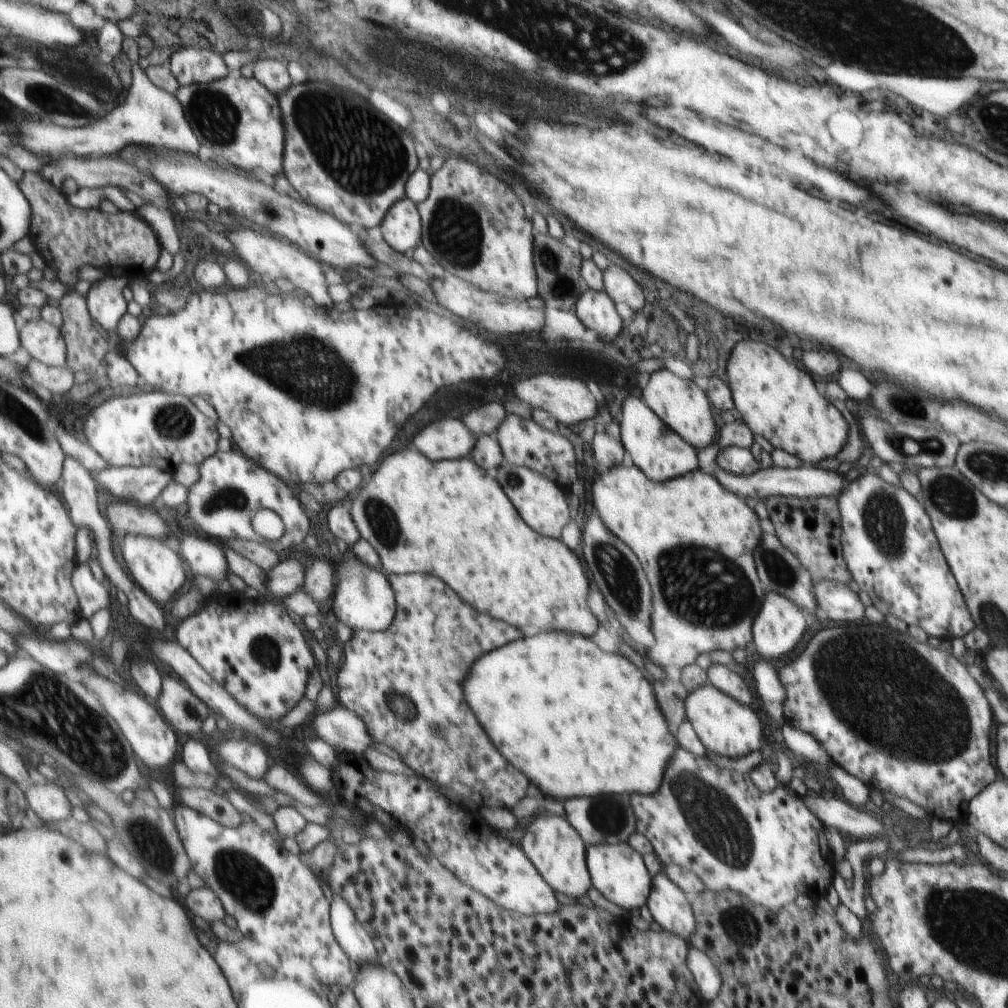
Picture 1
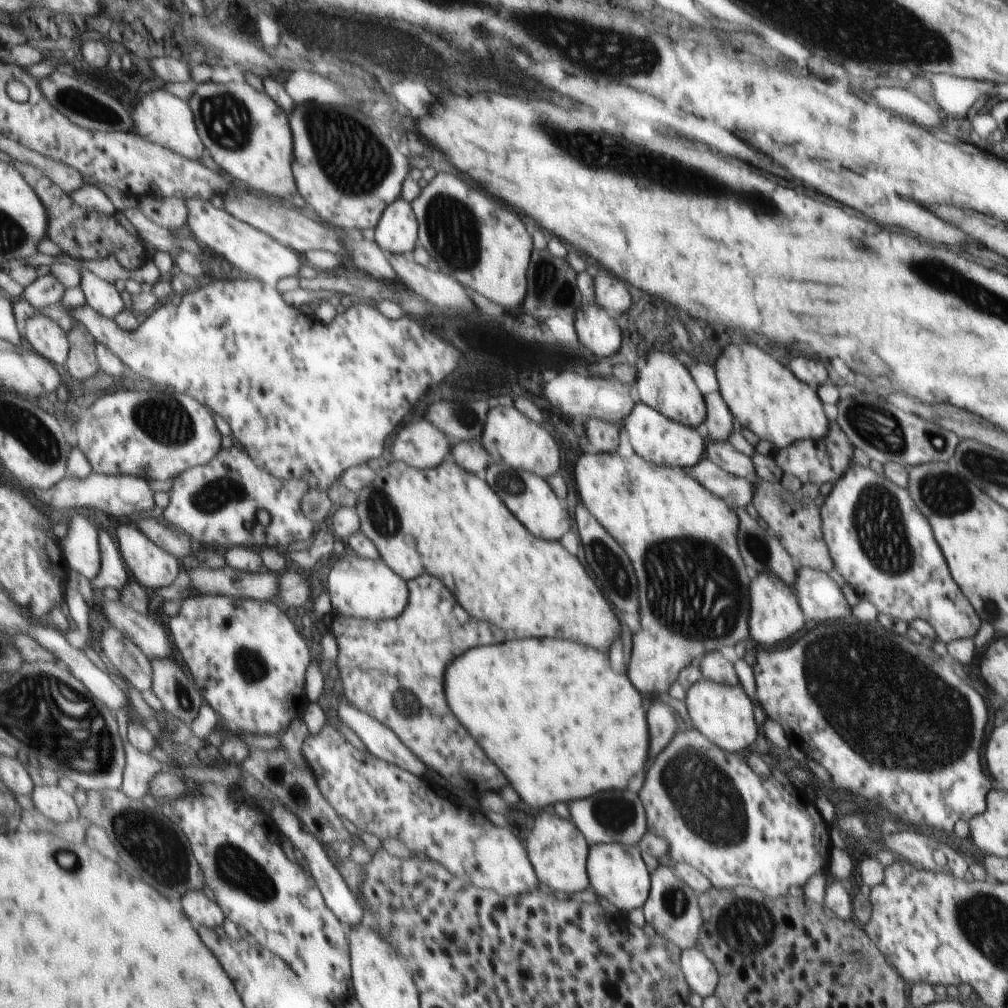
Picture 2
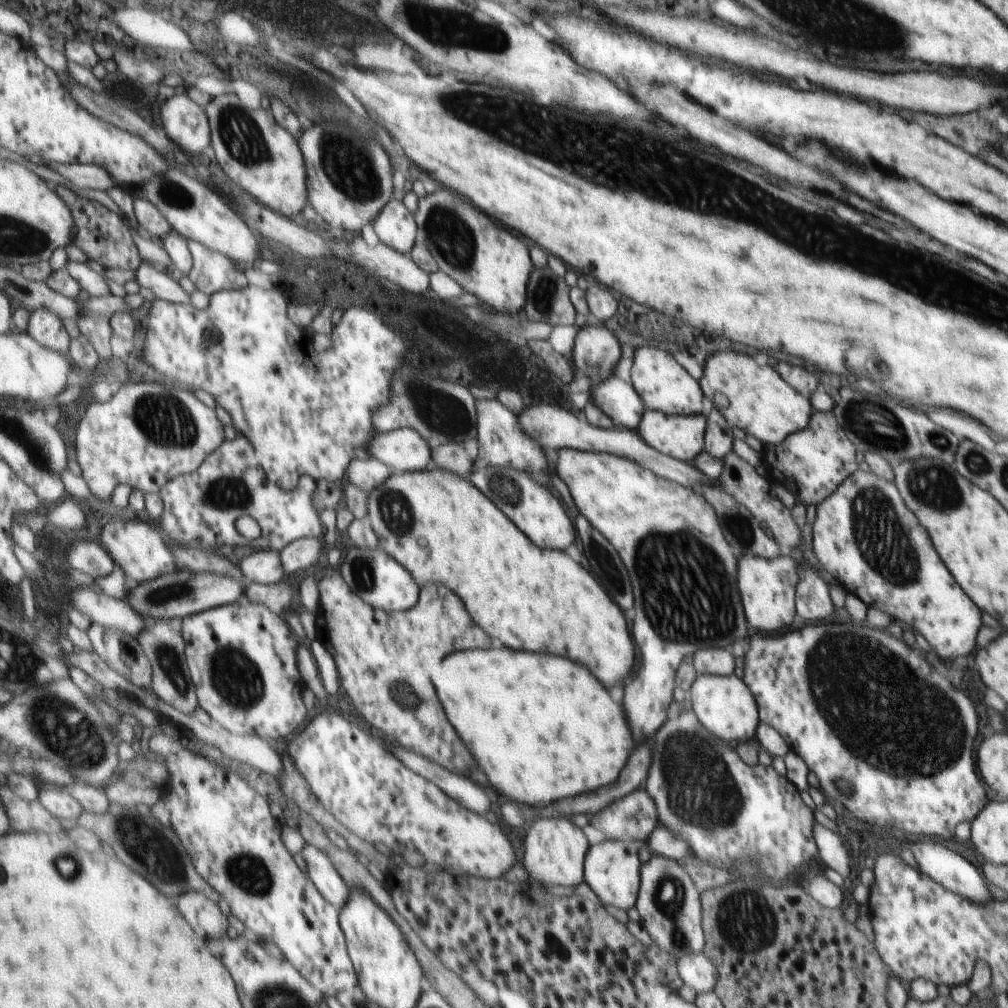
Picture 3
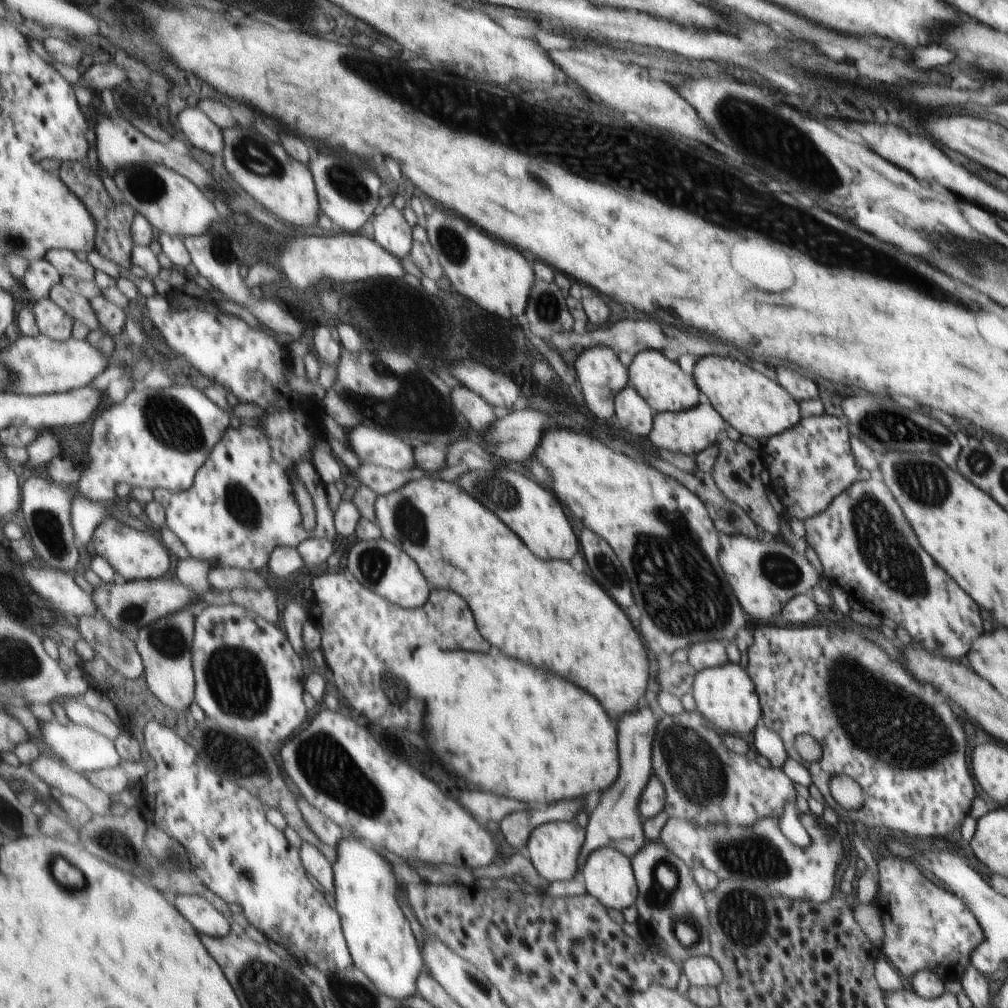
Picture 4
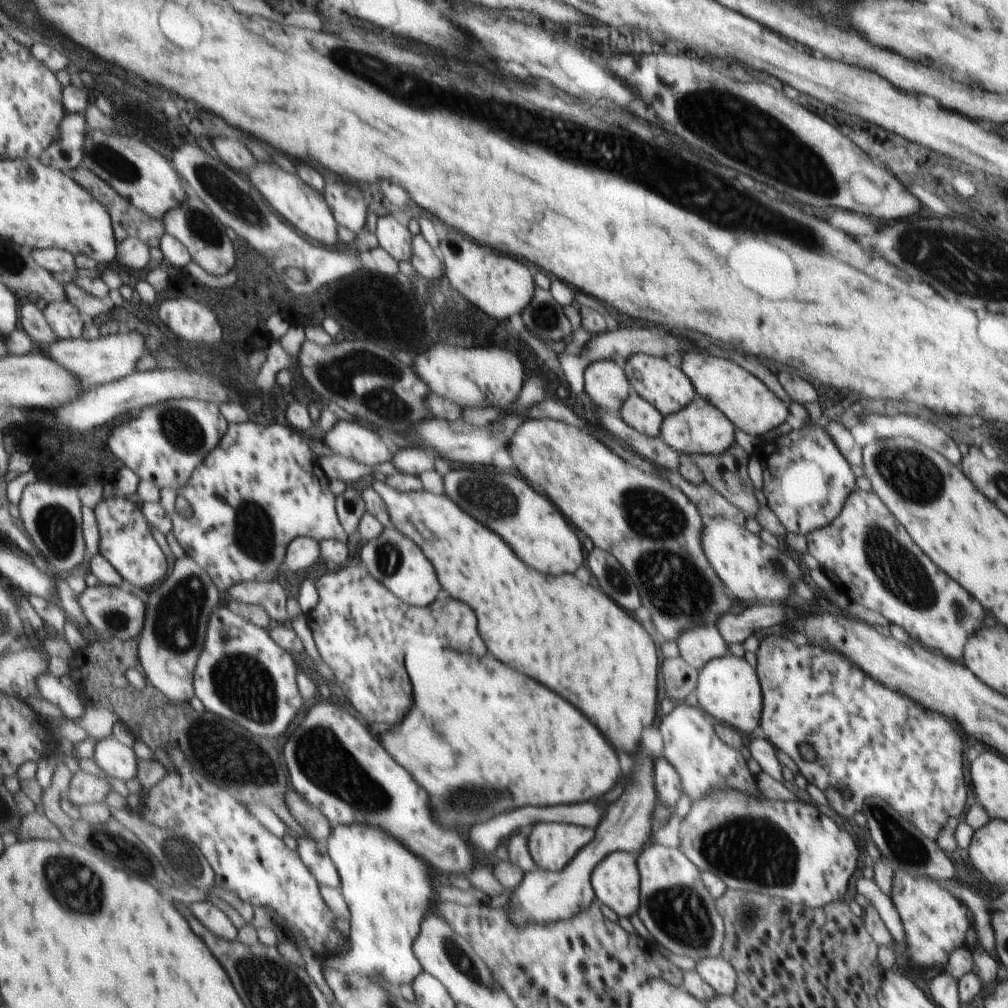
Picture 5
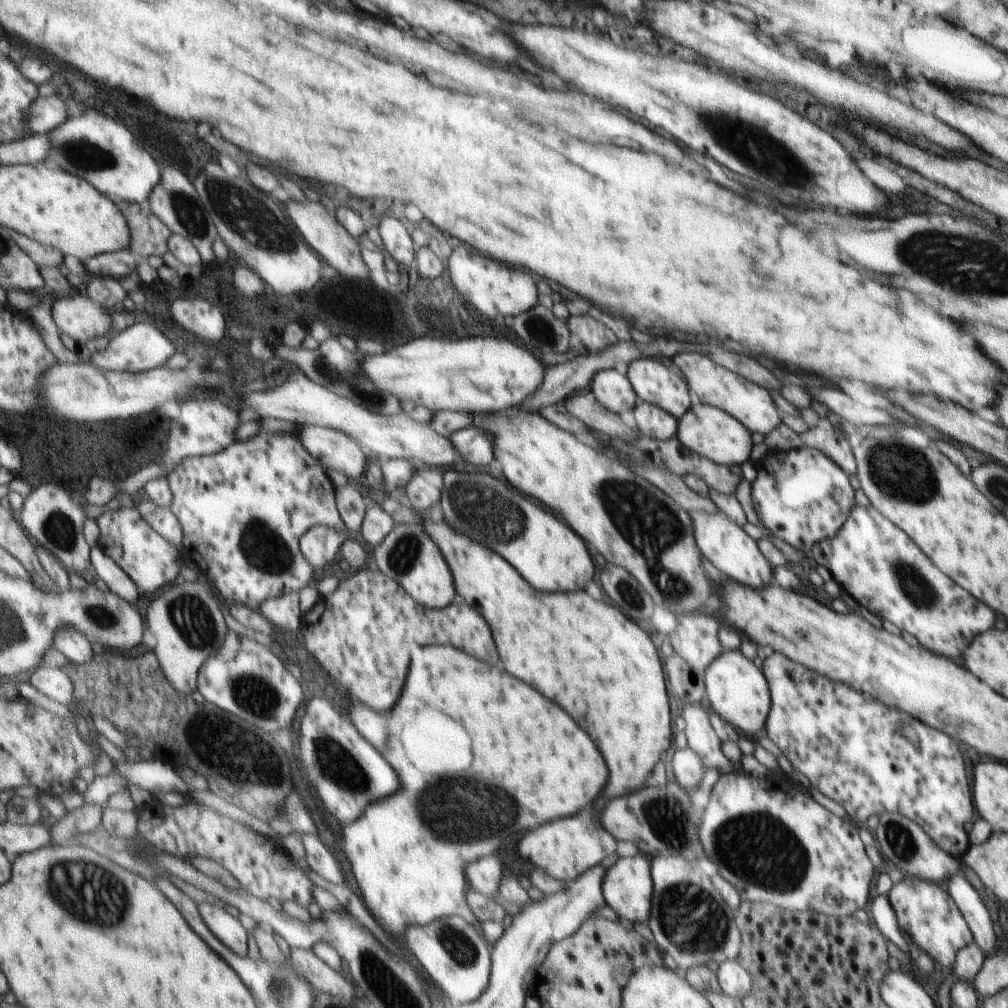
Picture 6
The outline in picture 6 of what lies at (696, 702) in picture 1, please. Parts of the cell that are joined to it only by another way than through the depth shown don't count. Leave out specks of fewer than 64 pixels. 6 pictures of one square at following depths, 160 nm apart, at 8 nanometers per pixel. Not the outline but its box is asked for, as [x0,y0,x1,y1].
[704,649,770,734]

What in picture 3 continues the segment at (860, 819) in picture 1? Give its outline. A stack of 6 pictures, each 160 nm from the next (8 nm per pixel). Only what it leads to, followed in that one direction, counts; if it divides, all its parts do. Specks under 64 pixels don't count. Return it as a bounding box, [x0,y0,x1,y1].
[909,842,993,904]

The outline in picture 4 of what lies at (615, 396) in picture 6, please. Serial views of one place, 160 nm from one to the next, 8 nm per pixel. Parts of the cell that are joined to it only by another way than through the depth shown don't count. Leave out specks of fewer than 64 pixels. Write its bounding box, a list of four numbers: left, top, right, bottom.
[575,347,628,423]

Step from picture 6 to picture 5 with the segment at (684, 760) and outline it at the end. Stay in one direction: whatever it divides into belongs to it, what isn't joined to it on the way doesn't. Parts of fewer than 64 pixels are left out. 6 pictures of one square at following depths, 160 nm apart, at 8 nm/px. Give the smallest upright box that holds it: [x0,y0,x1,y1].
[653,758,681,806]

